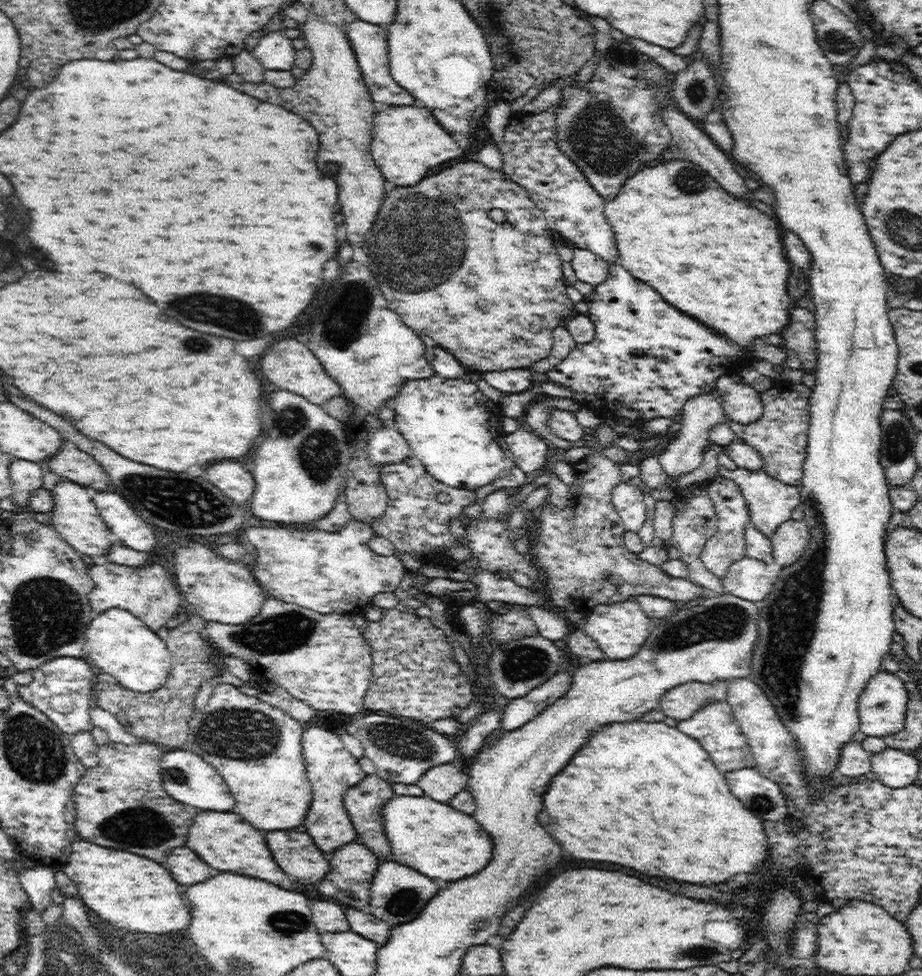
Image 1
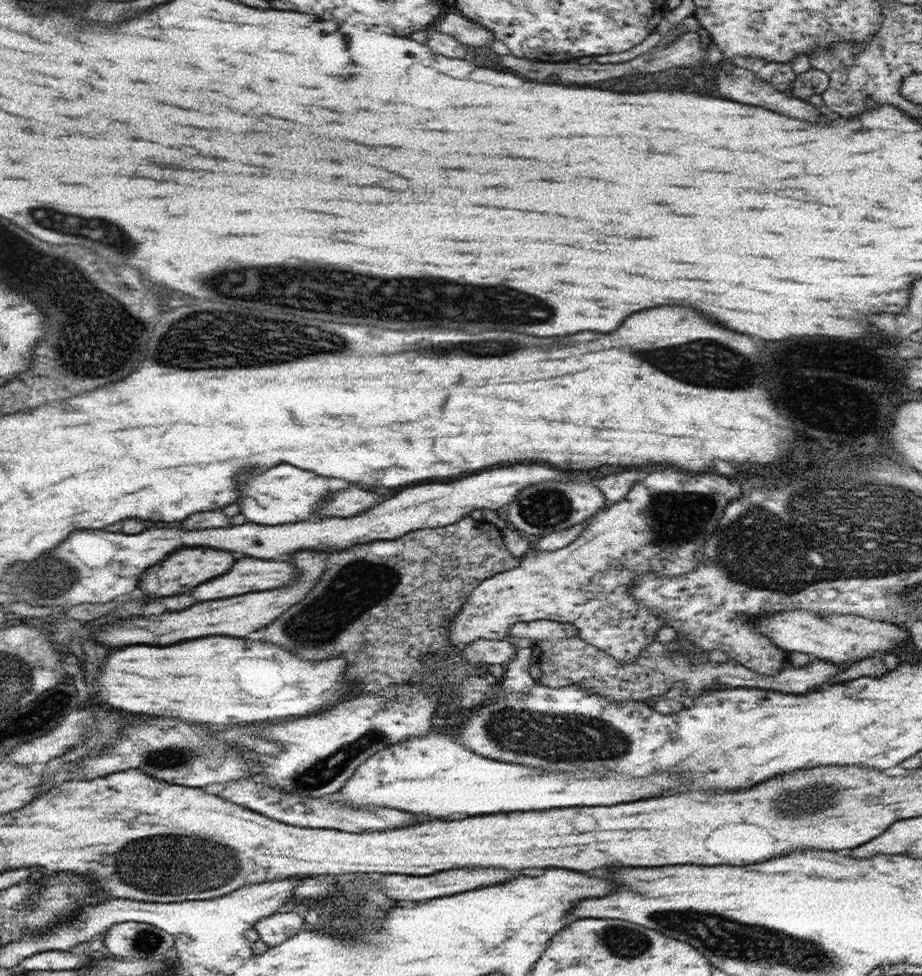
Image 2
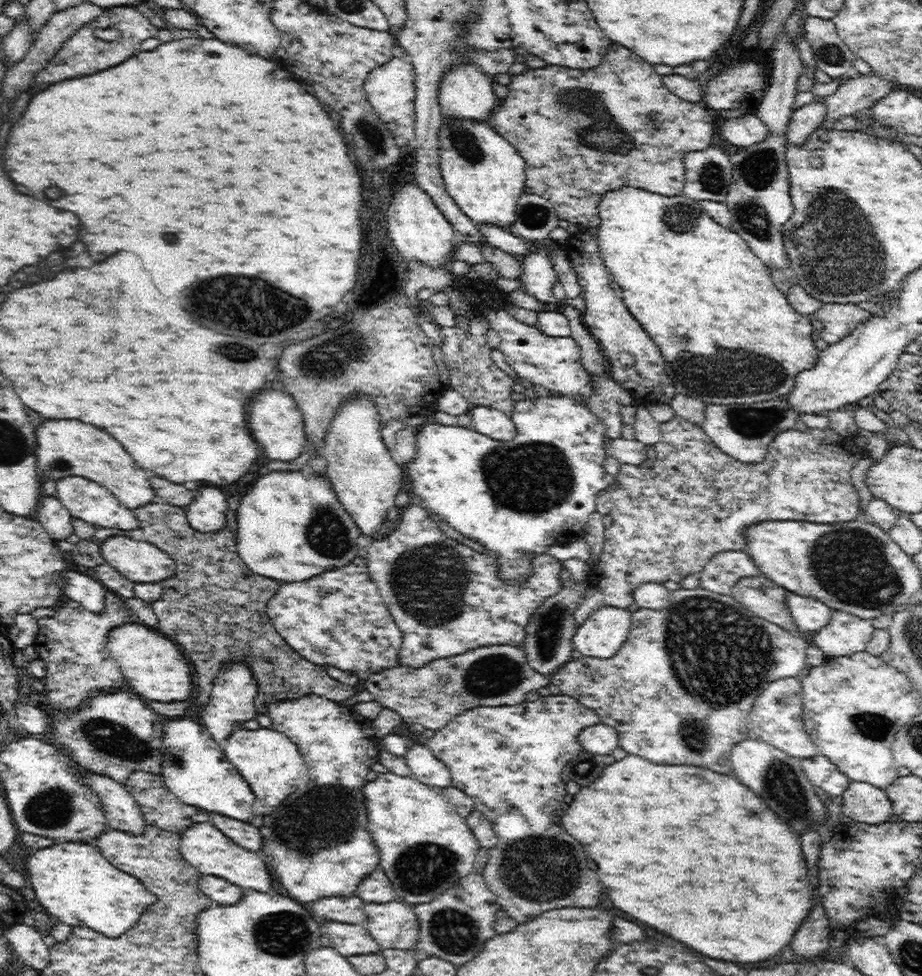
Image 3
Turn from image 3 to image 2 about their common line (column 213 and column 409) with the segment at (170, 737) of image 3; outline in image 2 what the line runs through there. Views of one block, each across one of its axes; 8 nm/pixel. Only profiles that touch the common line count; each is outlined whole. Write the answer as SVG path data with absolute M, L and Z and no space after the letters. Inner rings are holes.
M432 727L431 732L423 736L410 737L389 745L364 760L340 790L345 796L338 803L356 808L392 807L410 813L428 812L440 819L448 818L454 812L466 812L468 816L474 816L504 810L614 806L648 796L660 796L660 792L682 782L682 776L666 772L654 772L652 776L638 780L618 772L608 772L608 776L598 776L596 772L544 772L540 768L536 770L532 766L510 764L476 754L456 741L447 728Z

